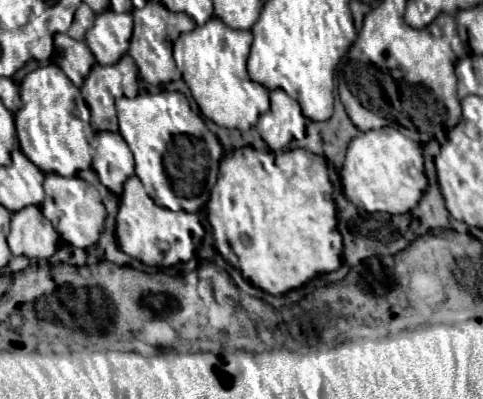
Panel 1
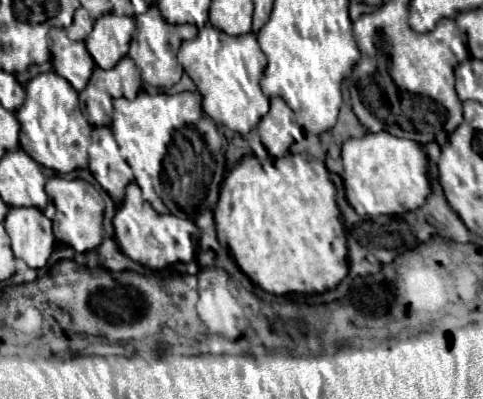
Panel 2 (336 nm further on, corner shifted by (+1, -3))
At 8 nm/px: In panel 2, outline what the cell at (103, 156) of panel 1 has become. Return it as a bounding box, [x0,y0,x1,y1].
[89,127,133,205]

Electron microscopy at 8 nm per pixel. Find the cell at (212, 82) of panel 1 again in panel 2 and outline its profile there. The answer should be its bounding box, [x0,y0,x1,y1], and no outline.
[177,25,269,133]

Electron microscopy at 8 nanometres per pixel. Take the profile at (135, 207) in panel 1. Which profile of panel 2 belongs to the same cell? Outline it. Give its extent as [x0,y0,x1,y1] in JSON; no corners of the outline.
[113,183,199,271]

